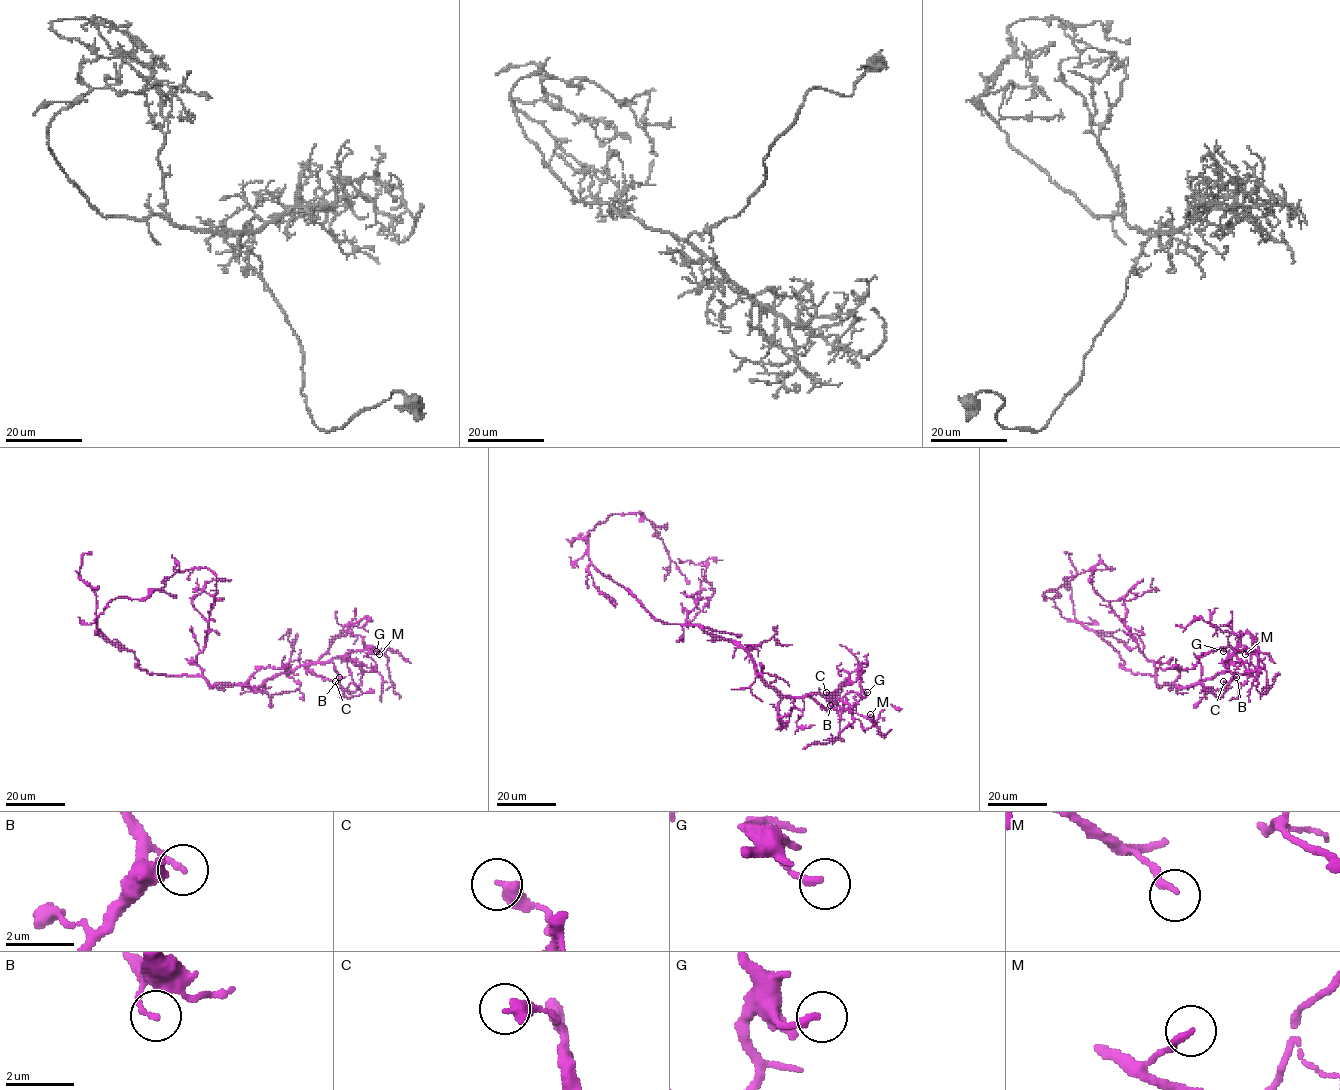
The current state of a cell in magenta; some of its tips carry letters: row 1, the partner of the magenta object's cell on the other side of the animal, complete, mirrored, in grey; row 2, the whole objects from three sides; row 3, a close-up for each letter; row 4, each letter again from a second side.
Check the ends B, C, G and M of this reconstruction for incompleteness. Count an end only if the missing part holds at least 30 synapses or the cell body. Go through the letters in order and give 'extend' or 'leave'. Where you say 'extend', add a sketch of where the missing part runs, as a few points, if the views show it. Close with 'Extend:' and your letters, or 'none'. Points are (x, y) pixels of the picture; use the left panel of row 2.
B: leave
C: leave
G: leave
M: leave
Extend: none

